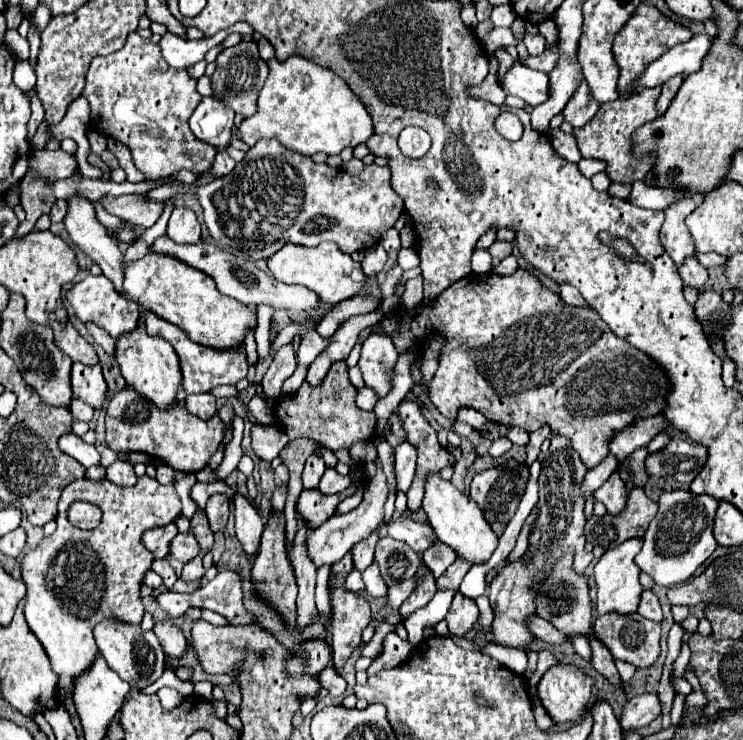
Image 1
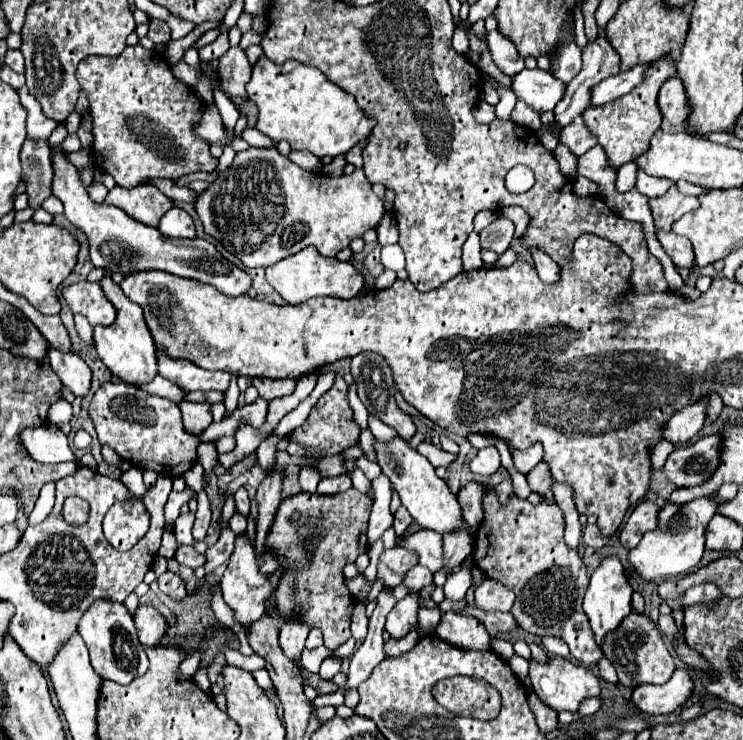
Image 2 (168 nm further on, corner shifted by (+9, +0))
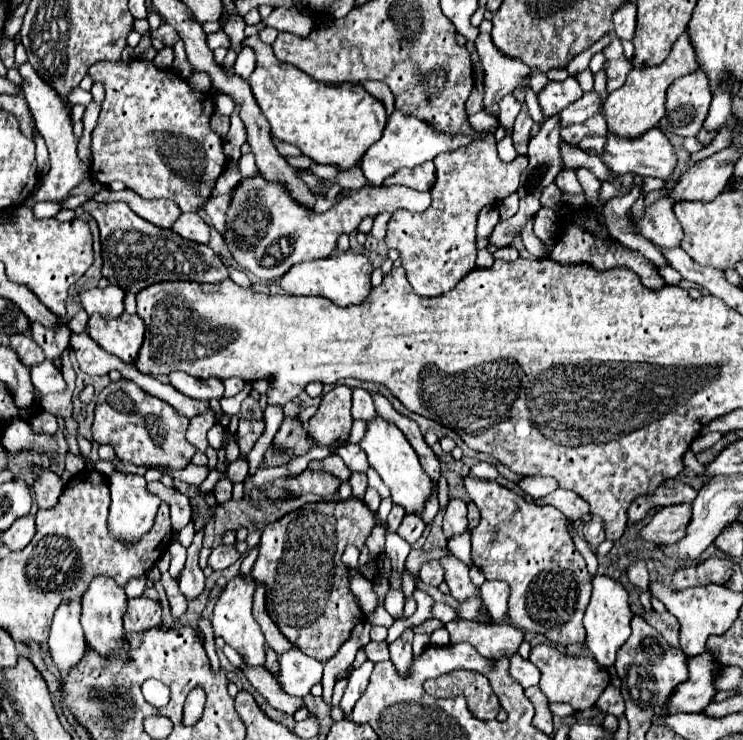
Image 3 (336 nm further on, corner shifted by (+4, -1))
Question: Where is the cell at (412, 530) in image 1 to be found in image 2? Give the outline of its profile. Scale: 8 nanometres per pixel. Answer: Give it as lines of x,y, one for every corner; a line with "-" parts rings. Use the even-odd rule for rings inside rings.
419,529
413,535
397,537
397,545
407,547
419,555
419,563
431,569
433,573
443,571
443,543
441,535
431,529

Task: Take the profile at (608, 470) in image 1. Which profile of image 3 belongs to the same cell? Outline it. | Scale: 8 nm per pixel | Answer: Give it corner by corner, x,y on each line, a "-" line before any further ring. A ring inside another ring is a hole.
534,476
534,478
524,478
520,482
520,488
532,496
532,498
542,498
542,496
548,496
552,494
556,488
558,488
558,482
554,478
540,478
540,476

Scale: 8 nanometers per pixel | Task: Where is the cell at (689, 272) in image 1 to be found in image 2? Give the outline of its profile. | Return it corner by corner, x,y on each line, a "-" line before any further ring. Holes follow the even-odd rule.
657,231
657,239
661,243
661,247
665,249
665,253
673,259
673,263
677,267
687,267
691,269
693,265
693,249
689,239
673,233
673,231

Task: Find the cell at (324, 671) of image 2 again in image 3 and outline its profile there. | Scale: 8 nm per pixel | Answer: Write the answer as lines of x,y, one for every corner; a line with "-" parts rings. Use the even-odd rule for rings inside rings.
296,646
280,654
280,686
290,696
302,698
320,680
322,680
322,662
314,660
312,656
306,656

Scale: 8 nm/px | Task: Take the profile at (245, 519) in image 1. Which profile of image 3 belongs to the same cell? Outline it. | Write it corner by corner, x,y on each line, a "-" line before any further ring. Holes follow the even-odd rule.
236,574
228,582
226,590
222,592
222,596
216,602
216,608
214,608
214,614
212,614
212,630
214,630
214,636
224,638
224,642
228,646
232,646
246,660
246,664
262,666
264,664
266,642
264,642
262,630
260,630
260,624
252,616
252,598
254,598
254,592
256,592
256,582
252,578

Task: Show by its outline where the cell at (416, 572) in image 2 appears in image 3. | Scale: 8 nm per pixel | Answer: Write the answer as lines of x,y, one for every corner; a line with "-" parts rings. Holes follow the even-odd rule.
430,560
422,566
420,570
420,578
422,582
426,584
432,584
432,586
438,586
442,580
444,580
444,572
442,572
442,566
438,564
438,560

